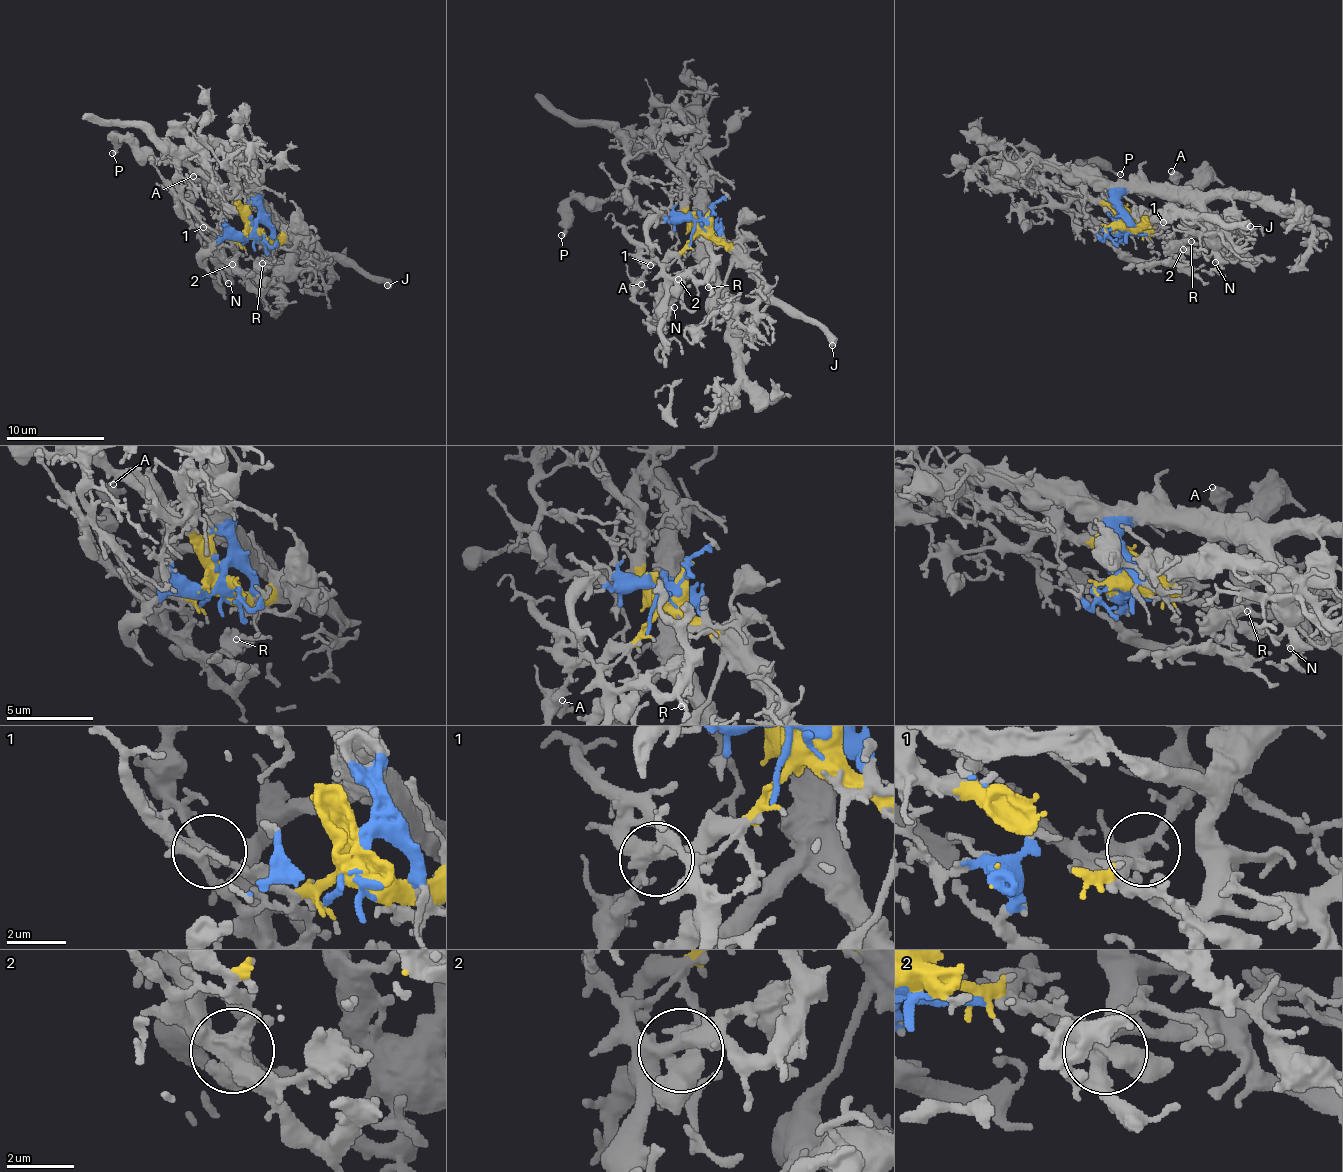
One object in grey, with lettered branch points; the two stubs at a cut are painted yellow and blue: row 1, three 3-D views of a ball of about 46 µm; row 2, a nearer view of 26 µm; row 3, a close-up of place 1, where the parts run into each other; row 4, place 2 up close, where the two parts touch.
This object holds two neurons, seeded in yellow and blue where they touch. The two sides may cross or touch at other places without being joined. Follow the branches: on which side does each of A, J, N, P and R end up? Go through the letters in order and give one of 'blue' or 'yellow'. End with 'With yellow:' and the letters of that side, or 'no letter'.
A: yellow
J: yellow
N: blue
P: yellow
R: blue
With yellow: A, J, P

